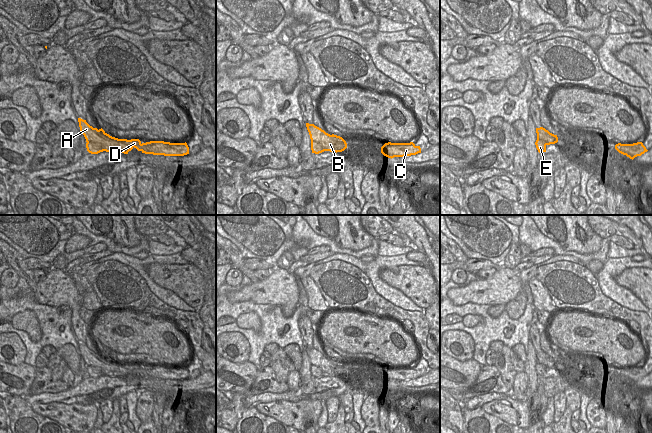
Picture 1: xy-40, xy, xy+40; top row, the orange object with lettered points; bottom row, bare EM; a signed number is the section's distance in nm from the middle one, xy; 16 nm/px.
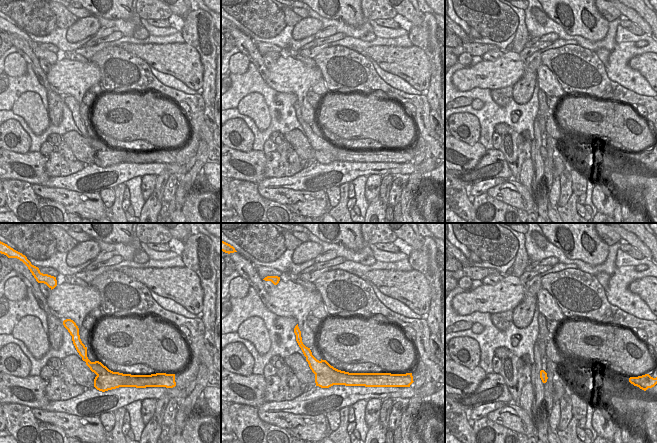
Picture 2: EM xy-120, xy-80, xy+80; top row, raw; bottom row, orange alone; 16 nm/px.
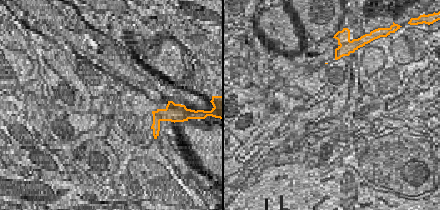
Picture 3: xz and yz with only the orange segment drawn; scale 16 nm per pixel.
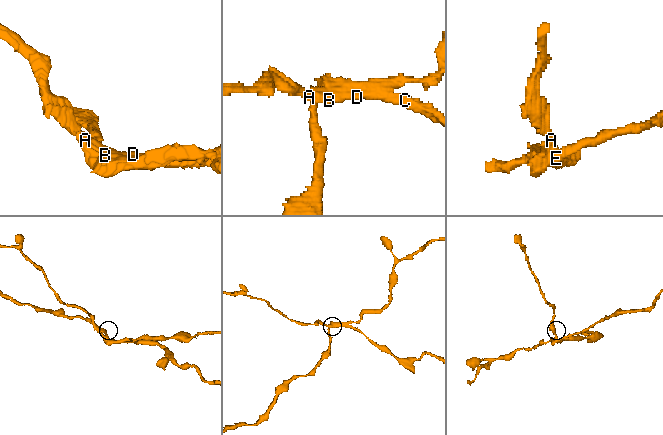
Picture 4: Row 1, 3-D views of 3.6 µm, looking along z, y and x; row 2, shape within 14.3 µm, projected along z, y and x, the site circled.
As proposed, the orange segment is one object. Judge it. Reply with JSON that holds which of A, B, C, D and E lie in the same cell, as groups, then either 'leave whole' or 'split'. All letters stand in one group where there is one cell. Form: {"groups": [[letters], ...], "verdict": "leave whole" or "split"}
{"groups": [["A", "B", "C", "D"], ["E"]], "verdict": "split"}

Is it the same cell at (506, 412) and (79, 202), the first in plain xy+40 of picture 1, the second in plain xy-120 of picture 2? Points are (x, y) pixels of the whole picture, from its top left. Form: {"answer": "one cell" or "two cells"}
{"answer": "one cell"}

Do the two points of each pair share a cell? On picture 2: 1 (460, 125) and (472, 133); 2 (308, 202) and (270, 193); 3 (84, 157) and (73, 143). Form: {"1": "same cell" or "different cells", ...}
{"1": "same cell", "2": "same cell", "3": "same cell"}

